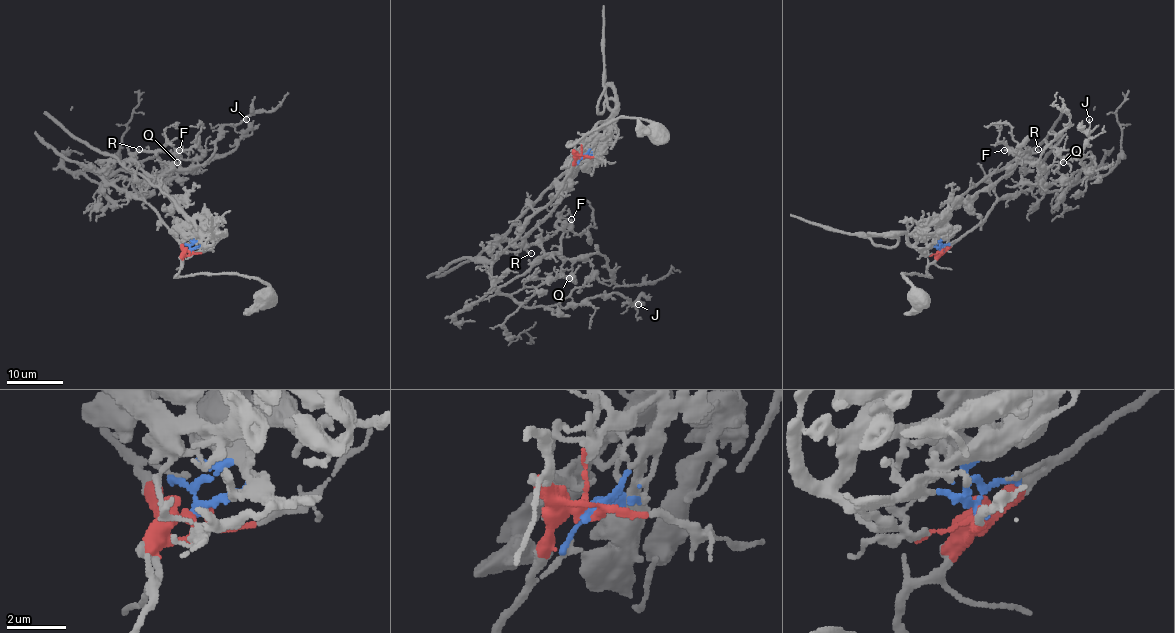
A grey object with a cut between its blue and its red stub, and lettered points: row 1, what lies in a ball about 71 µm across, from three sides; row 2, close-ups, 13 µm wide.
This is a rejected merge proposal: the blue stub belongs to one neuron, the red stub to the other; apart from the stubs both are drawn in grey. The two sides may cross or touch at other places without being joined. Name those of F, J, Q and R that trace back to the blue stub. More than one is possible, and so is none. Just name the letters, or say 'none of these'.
R

